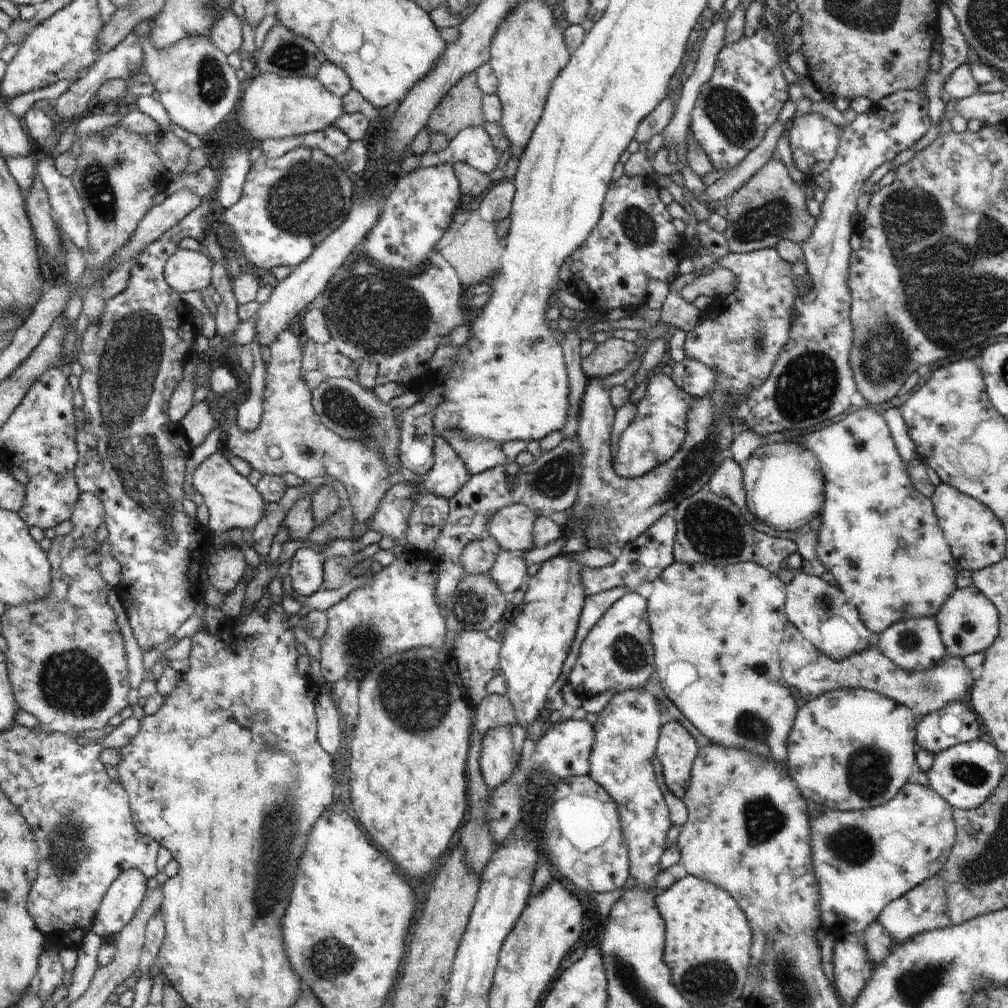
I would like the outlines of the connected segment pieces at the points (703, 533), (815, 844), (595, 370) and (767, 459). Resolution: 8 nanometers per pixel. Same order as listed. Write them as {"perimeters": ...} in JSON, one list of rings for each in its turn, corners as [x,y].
{"perimeters":[[[[705,488],[689,496],[671,512],[676,520],[674,538],[674,562],[686,564],[711,564],[715,567],[732,566],[743,562],[754,562],[777,576],[787,556],[797,552],[790,539],[773,537],[754,530],[742,518],[741,510],[727,498],[716,496]]],[[[906,783],[892,800],[882,806],[846,812],[821,808],[820,812],[814,812],[814,816],[809,817],[812,866],[820,896],[828,896],[828,920],[832,920],[830,924],[826,922],[826,916],[822,916],[822,927],[839,926],[842,934],[861,934],[890,902],[936,876],[944,868],[956,842],[952,809],[932,787]]],[[[616,337],[598,343],[589,357],[581,358],[582,372],[590,378],[603,378],[623,370],[637,355],[635,343]]],[[[795,440],[774,442],[757,448],[742,470],[744,499],[748,510],[758,520],[780,532],[796,532],[822,510],[822,486],[824,478],[820,472],[810,470],[800,456],[814,456],[810,450]]]]}

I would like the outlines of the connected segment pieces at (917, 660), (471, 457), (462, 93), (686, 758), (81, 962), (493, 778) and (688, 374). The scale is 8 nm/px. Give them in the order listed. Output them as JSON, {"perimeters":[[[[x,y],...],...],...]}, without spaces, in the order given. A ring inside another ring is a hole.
{"perimeters":[[[[932,616],[930,618],[900,620],[881,632],[878,638],[877,647],[880,652],[890,658],[898,668],[902,668],[906,672],[922,672],[922,670],[934,668],[940,664],[947,653],[938,630],[938,623]]],[[[446,430],[444,434],[448,444],[457,451],[464,466],[471,475],[484,472],[495,466],[515,462],[516,456],[526,449],[524,441],[488,441],[482,438],[460,438]]],[[[470,72],[466,76],[462,76],[452,88],[450,92],[438,102],[438,106],[434,108],[434,112],[430,114],[428,119],[428,132],[440,132],[444,134],[449,141],[451,141],[456,134],[461,130],[470,127],[483,127],[485,125],[484,112],[482,112],[482,97],[484,96],[482,90],[478,88],[478,78],[475,72]]],[[[674,720],[662,726],[655,755],[662,764],[668,790],[677,798],[686,796],[698,749],[694,737],[680,722]]],[[[90,931],[76,948],[77,963],[73,970],[72,984],[68,987],[68,996],[65,998],[68,1005],[76,1002],[88,990],[92,977],[98,970],[97,956],[103,939]]],[[[520,725],[496,726],[483,736],[479,767],[487,786],[494,790],[514,774],[526,731]]],[[[685,358],[681,362],[671,364],[671,379],[678,388],[681,388],[686,394],[691,394],[695,398],[710,398],[716,390],[716,380],[719,376],[714,368],[704,366],[698,360]]]]}

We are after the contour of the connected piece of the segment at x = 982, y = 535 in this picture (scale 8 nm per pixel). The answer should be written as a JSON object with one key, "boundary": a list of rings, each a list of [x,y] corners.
{"boundary":[[[948,483],[935,487],[931,501],[942,528],[946,544],[950,546],[958,566],[962,570],[974,572],[1004,559],[1005,530],[998,517],[979,500],[956,490]]]}

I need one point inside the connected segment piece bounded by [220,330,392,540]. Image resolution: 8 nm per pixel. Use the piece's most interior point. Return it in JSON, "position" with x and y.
{"position":[290,438]}

